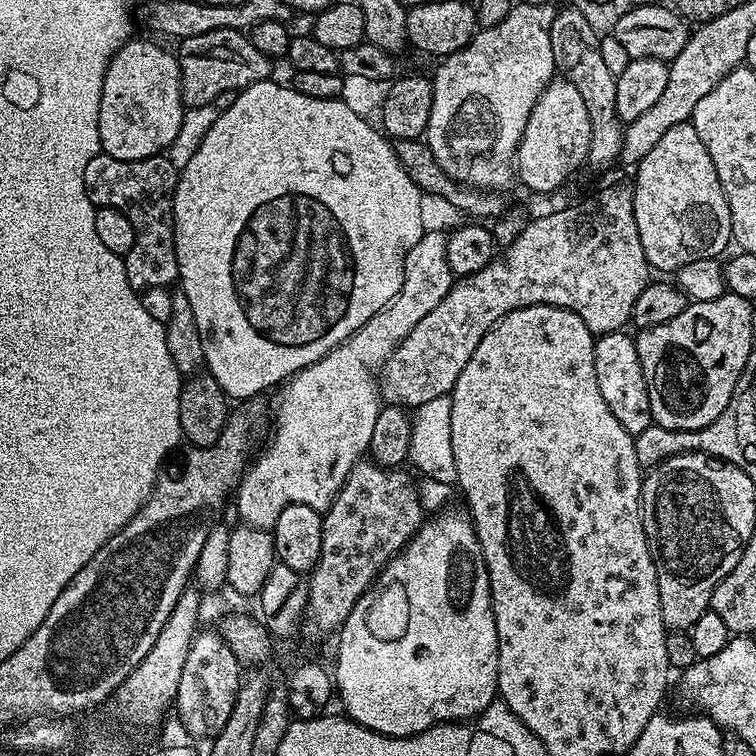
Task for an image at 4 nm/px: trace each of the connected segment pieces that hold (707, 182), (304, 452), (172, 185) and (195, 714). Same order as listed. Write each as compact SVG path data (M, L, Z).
M691 122L670 126L654 150L635 165L634 172L634 222L638 222L638 234L642 238L642 250L648 259L649 269L656 271L657 268L660 271L657 273L672 274L677 268L686 266L686 262L698 262L698 258L714 260L729 251L728 244L733 243L730 206L726 202L722 182L718 182L718 170L714 170L714 162L710 162L710 154L706 154L706 146L702 146L702 138L698 138L698 130L694 130Z
M425 231L404 259L404 281L391 302L382 306L382 310L378 310L378 314L374 314L374 318L363 324L349 340L343 340L321 360L288 377L282 388L284 393L280 396L280 405L276 408L276 429L264 453L260 457L257 455L245 467L244 476L234 493L234 504L236 500L236 508L241 516L239 519L243 523L249 524L251 528L271 530L278 522L278 514L282 514L286 506L301 504L327 510L332 505L332 500L346 482L352 467L368 452L370 434L374 434L374 421L378 419L382 407L377 373L383 369L384 363L406 338L406 334L410 334L410 330L414 330L414 326L418 326L418 322L422 322L422 318L426 318L426 314L430 314L430 310L434 310L434 306L446 298L453 283L447 235L443 231Z
M101 154L90 158L90 166L86 166L84 185L90 202L97 208L113 208L126 214L130 226L134 226L134 246L130 246L123 257L126 278L139 293L150 287L175 285L180 274L176 257L176 223L172 217L177 175L178 169L164 154L141 160L123 160Z
M197 631L186 654L186 666L182 666L182 678L176 687L174 712L180 715L180 724L192 736L215 738L226 726L230 710L234 710L234 698L240 689L242 665L240 659L220 636L219 631Z

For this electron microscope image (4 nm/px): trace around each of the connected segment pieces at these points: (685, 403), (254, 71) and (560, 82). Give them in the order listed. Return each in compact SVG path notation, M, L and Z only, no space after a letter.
M725 291L710 302L689 303L678 318L643 329L635 337L655 423L679 432L697 432L726 410L734 386L754 351L754 334L750 330L753 314L753 301Z
M212 30L210 33L186 37L179 41L180 81L182 98L187 107L211 104L222 90L236 90L250 86L273 75L273 61L268 59L258 46L241 30Z
M553 78L546 90L538 98L530 118L526 122L526 130L520 139L516 151L514 165L515 175L532 192L556 192L568 180L571 172L576 172L588 158L590 150L590 114L586 114L586 102L582 102L582 94L574 87L574 82L563 78Z

